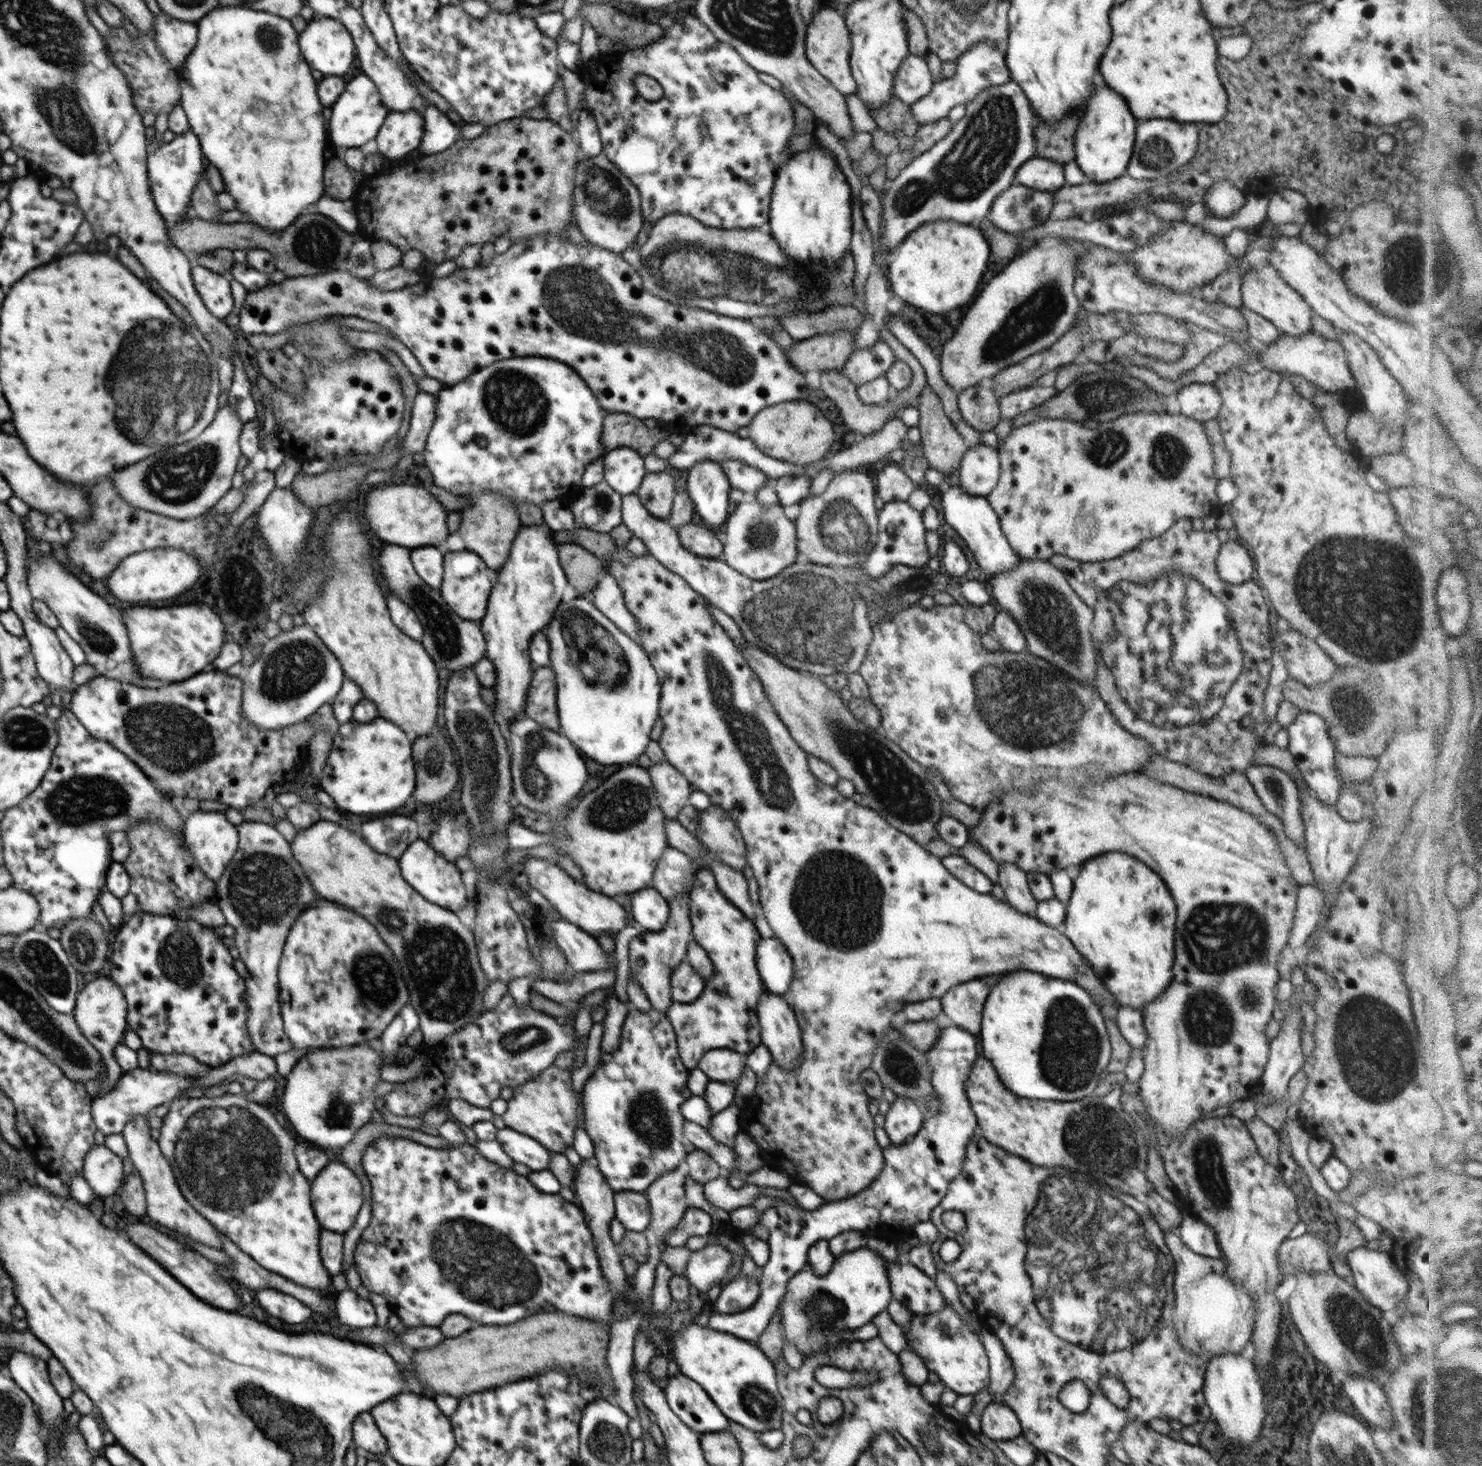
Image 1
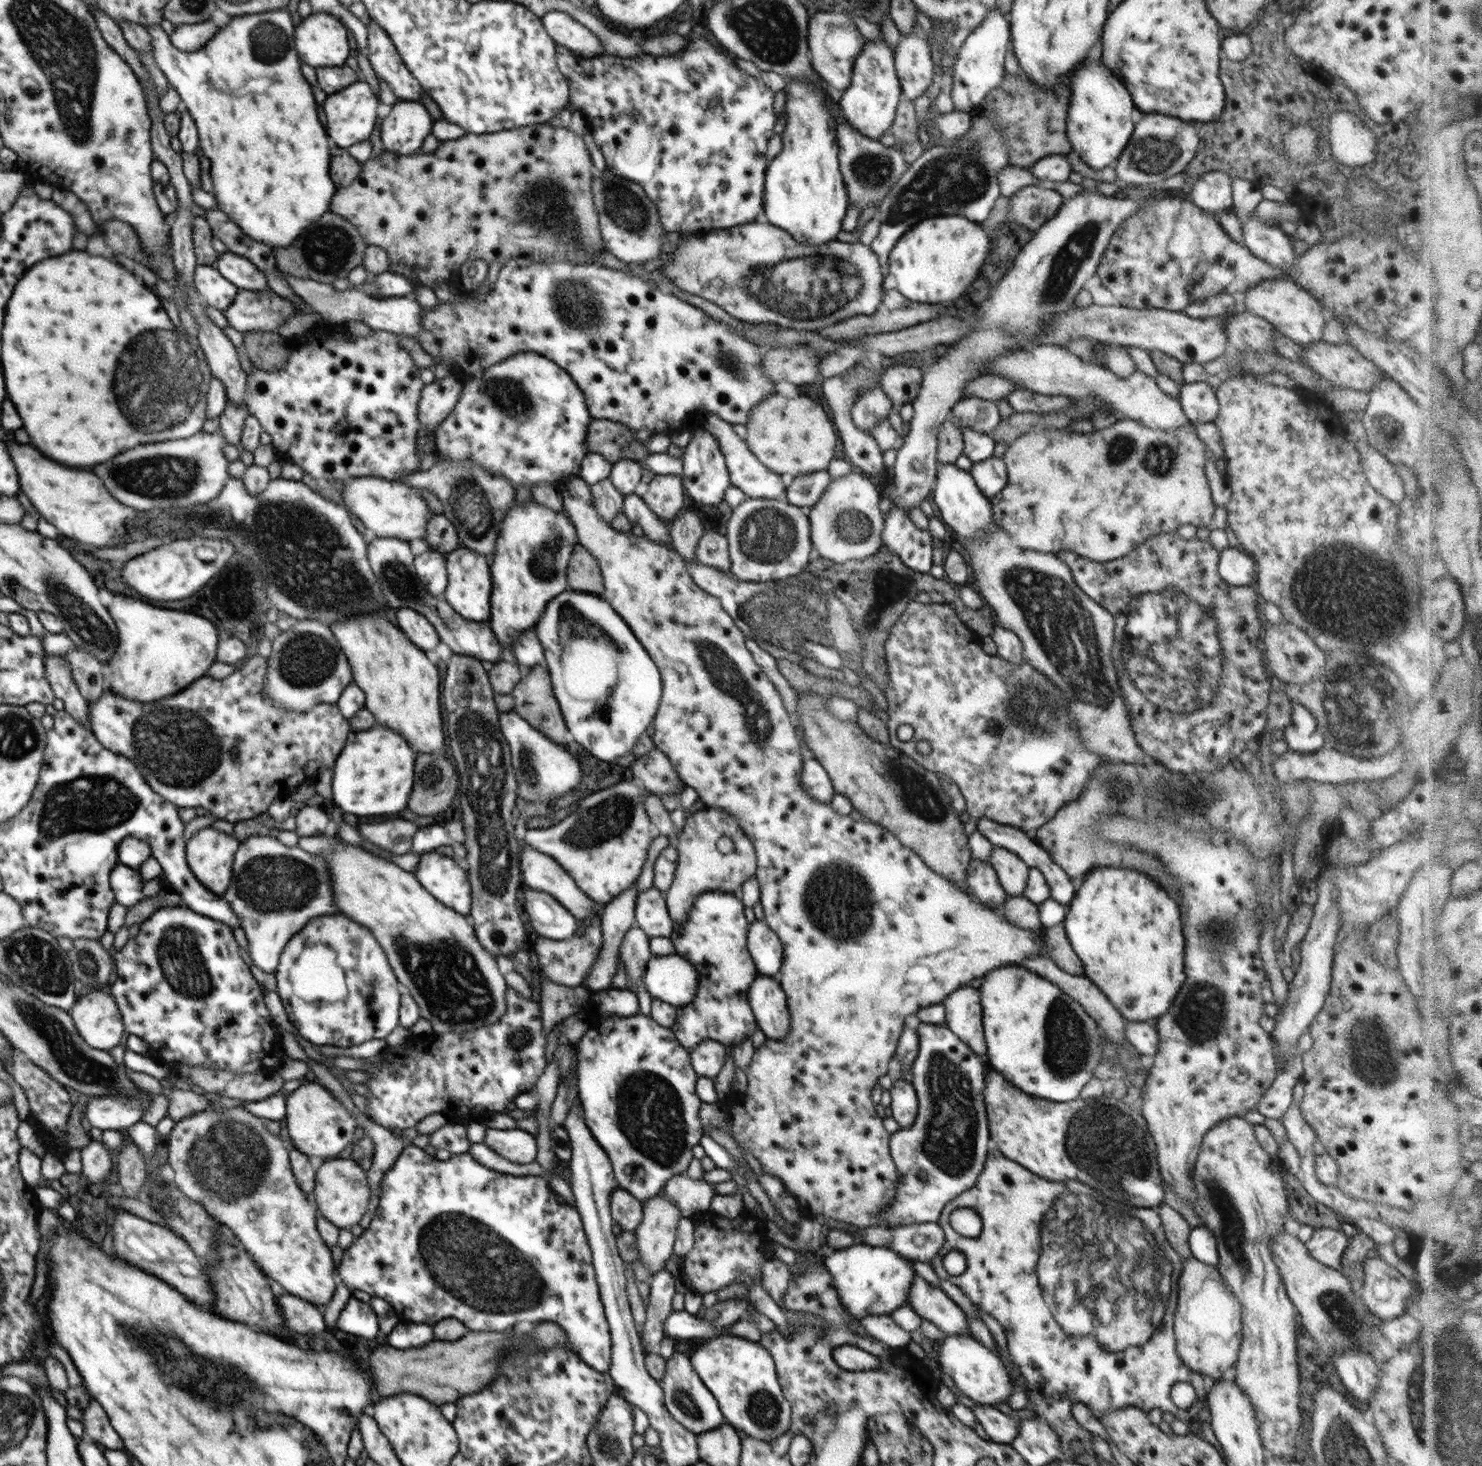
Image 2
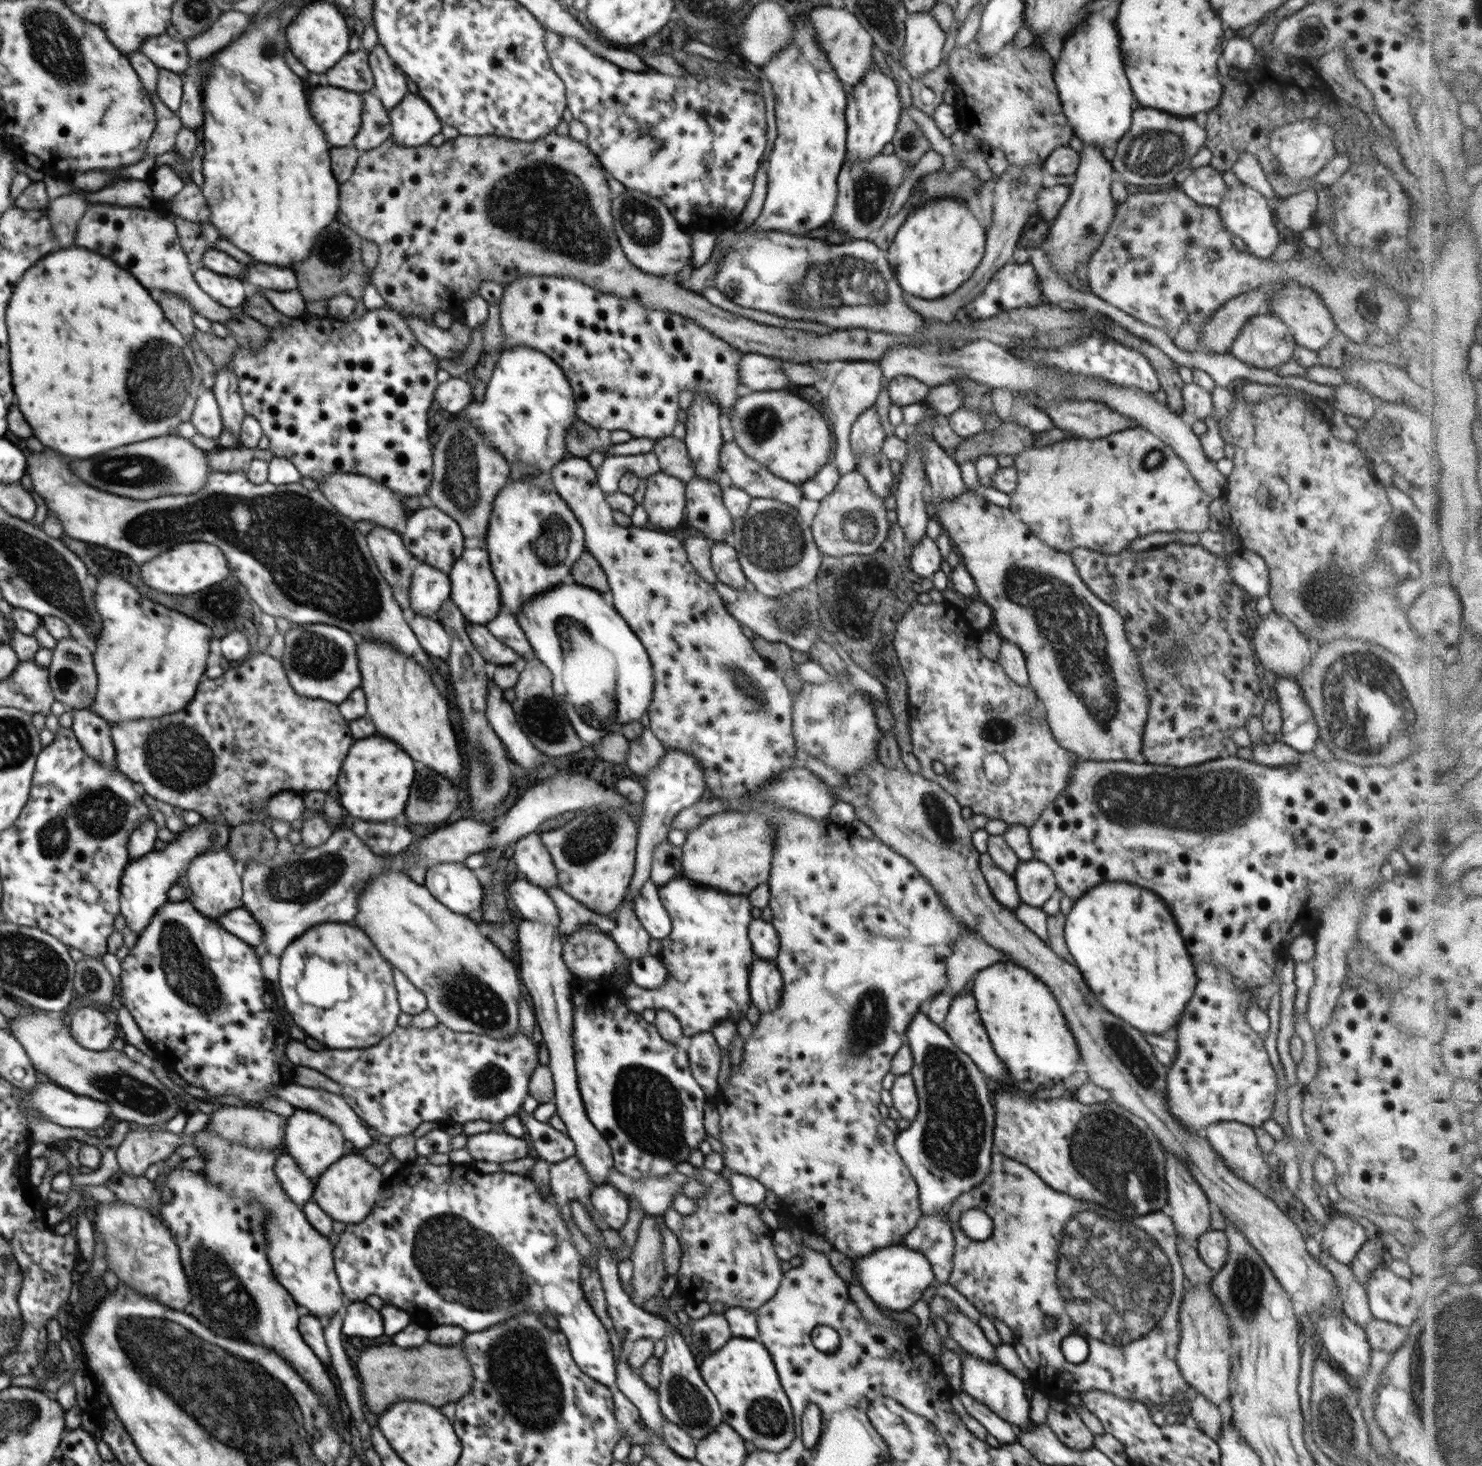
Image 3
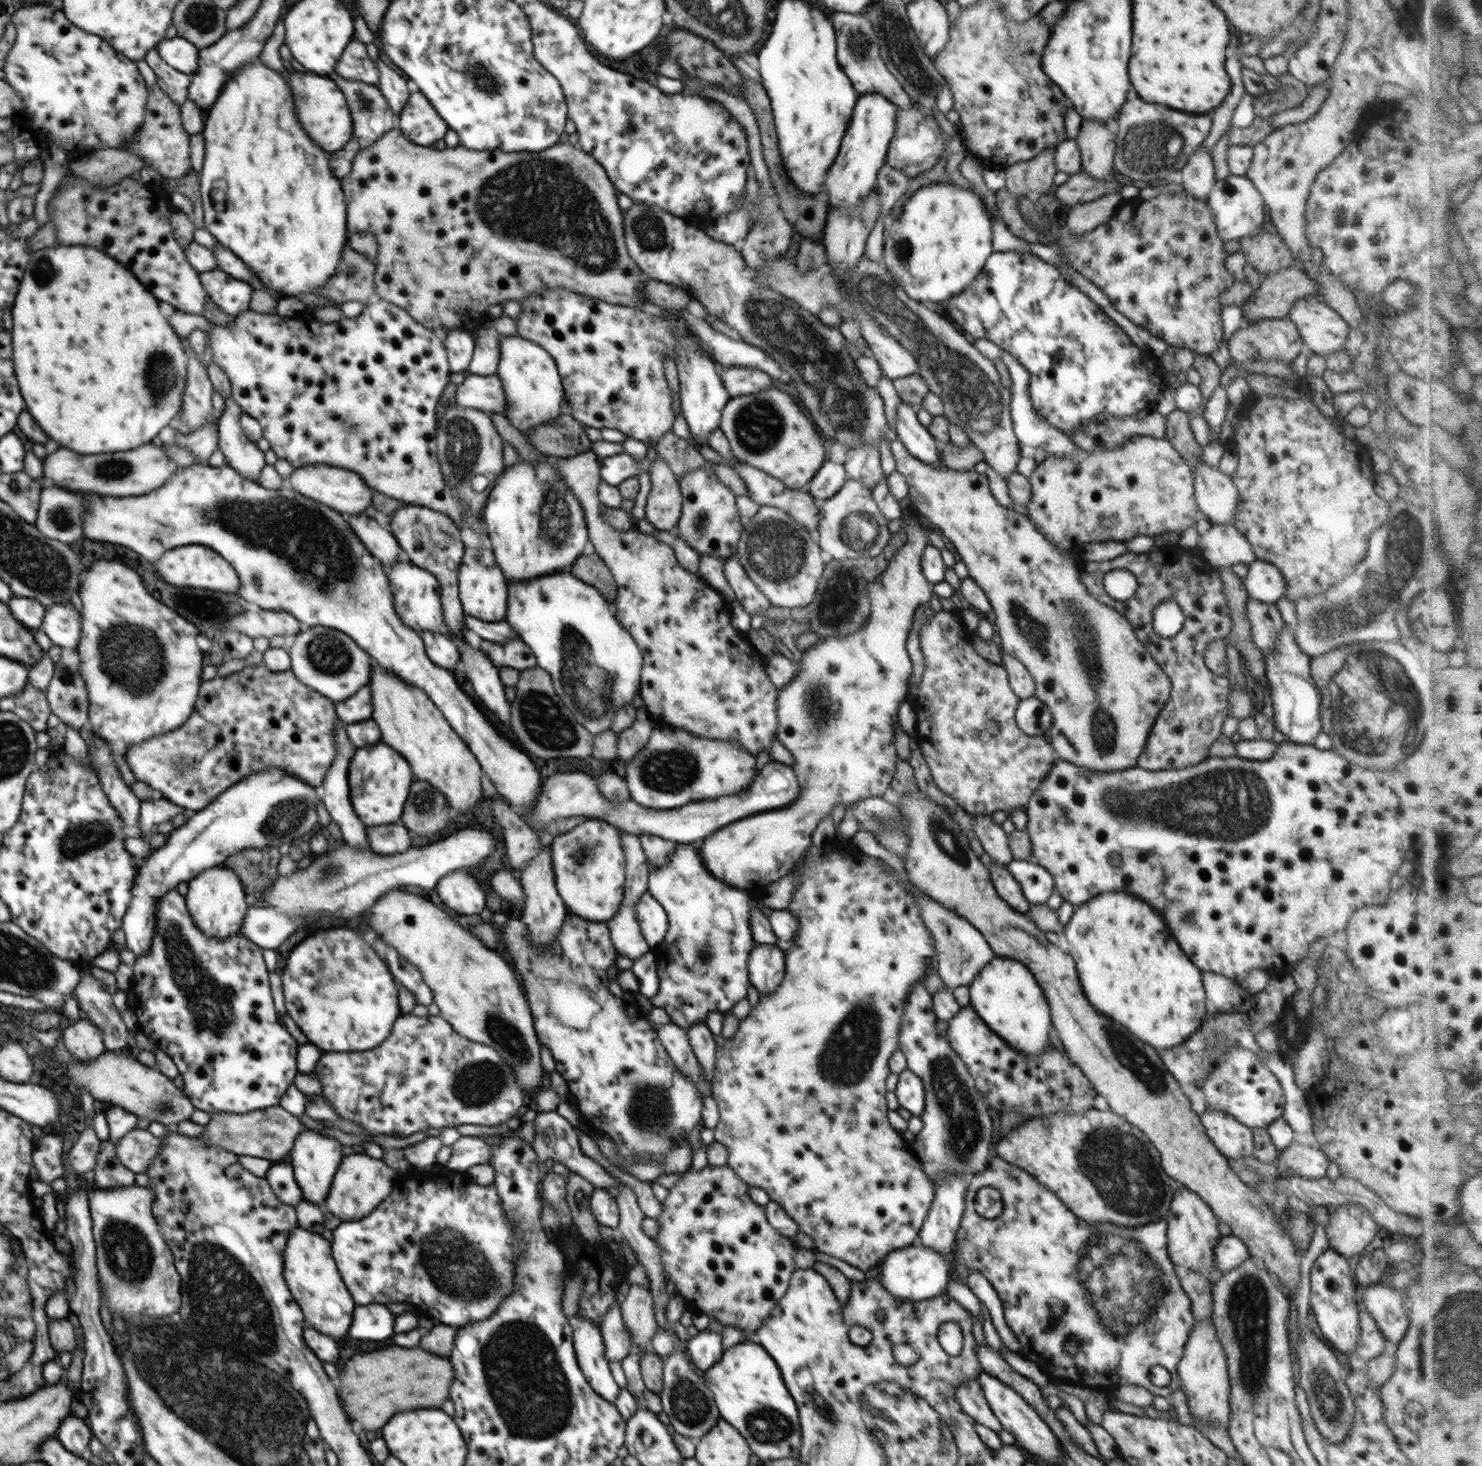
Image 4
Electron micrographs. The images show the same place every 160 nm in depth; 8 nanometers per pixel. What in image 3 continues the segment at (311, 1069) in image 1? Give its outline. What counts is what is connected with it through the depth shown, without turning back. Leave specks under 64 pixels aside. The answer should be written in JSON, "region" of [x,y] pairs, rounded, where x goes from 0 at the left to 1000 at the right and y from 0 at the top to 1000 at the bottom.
{"region":[[[199,756],[197,761],[194,763],[192,771],[193,785],[198,791],[200,795],[204,797],[204,800],[211,806],[214,806],[219,799],[232,787],[232,774],[230,769],[223,764],[216,761],[211,757]]]}

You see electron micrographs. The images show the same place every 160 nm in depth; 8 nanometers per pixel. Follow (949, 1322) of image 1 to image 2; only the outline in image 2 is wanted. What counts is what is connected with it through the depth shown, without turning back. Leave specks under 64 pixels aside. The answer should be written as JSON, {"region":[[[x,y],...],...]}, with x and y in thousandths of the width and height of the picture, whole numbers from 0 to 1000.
{"region":[[[655,911],[639,911],[637,915],[633,915],[633,930],[648,947],[648,950],[655,957],[660,958],[671,959],[675,956],[680,958],[680,954],[686,948],[685,944],[681,938],[681,935],[675,928],[675,926],[667,919],[660,915]]]}

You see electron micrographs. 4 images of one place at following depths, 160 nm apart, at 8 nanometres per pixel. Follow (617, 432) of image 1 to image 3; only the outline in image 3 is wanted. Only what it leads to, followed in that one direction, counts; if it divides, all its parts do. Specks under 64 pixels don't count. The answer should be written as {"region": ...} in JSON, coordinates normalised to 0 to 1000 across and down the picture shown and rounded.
{"region":[[[389,286],[383,293],[381,305],[385,311],[387,312],[396,312],[399,308],[406,308],[411,310],[411,306],[409,307],[404,299],[404,293],[391,286]]]}

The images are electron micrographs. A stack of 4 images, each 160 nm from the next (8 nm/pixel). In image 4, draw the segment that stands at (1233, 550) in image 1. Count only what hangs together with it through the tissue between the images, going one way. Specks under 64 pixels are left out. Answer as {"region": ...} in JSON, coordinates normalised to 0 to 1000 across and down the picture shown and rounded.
{"region":[[[848,381],[843,385],[842,392],[839,395],[843,408],[856,412],[861,411],[867,407],[868,396],[858,384]]]}

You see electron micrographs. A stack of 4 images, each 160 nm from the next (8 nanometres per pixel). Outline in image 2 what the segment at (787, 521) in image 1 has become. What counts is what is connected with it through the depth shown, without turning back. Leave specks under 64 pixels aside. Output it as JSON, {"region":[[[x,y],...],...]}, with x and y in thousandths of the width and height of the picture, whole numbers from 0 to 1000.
{"region":[[[506,340],[495,347],[490,357],[492,370],[493,390],[503,397],[518,397],[541,391],[546,385],[547,359],[540,346],[529,340]]]}

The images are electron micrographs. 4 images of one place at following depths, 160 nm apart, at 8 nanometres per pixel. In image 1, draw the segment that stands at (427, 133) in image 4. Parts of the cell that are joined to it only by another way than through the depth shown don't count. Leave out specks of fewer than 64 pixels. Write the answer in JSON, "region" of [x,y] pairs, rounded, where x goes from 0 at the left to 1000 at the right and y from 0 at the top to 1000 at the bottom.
{"region":[[[280,75],[264,76],[254,92],[254,102],[263,109],[277,106],[284,100],[287,82]]]}

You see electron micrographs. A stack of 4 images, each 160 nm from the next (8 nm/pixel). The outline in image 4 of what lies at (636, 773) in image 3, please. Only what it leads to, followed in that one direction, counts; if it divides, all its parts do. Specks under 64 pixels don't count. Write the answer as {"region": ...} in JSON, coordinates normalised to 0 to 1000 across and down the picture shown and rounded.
{"region":[[[436,483],[429,484],[428,494],[416,501],[416,520],[418,521],[425,520],[437,508],[438,502],[443,495],[443,492],[439,490]]]}

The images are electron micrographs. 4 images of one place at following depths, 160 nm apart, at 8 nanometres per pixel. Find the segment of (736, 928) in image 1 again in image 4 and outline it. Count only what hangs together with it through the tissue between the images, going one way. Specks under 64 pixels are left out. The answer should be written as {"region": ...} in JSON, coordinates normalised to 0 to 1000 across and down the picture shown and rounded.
{"region":[[[466,576],[455,578],[451,583],[451,588],[445,591],[437,588],[439,599],[437,608],[448,619],[451,628],[449,641],[444,645],[449,647],[451,652],[442,652],[445,676],[441,681],[437,681],[441,687],[447,688],[453,697],[464,702],[470,698],[475,698],[478,691],[490,691],[501,681],[507,673],[505,664],[505,653],[509,641],[507,635],[506,624],[509,614],[504,608],[485,601],[473,586],[472,580]]]}

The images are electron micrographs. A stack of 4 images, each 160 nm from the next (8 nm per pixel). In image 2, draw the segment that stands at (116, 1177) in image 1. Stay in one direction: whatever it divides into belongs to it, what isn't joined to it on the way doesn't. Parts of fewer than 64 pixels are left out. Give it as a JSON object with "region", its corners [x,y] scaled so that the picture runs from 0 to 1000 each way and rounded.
{"region":[[[62,778],[59,782],[55,784],[55,799],[55,802],[67,811],[67,808],[74,802],[77,794],[74,791],[73,784],[69,779]]]}

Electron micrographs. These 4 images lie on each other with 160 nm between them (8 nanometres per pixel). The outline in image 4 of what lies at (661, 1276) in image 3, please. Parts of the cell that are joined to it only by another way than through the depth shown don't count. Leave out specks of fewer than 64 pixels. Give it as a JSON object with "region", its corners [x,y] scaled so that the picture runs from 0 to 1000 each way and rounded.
{"region":[[[431,876],[425,877],[422,886],[418,889],[418,894],[422,905],[427,913],[426,922],[435,922],[435,918],[445,907],[439,881]]]}

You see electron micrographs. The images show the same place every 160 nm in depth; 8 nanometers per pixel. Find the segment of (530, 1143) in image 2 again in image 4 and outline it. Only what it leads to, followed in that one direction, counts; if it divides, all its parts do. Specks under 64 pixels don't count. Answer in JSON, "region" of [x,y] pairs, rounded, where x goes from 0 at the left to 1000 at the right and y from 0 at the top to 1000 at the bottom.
{"region":[[[311,775],[304,781],[301,797],[304,800],[314,800],[316,797],[331,792],[331,780],[321,775]]]}

